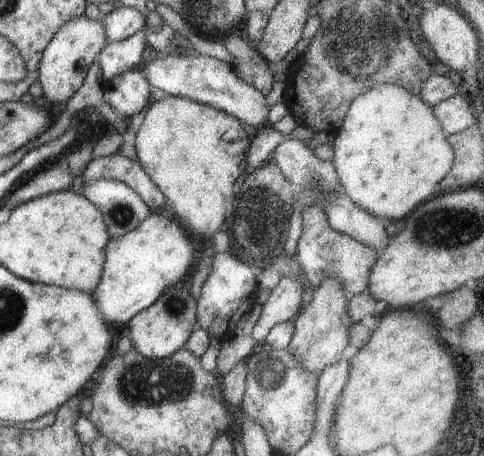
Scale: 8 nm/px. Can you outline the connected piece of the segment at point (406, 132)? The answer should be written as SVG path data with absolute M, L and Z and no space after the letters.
M383 83L373 86L371 89L368 89L365 94L357 97L348 108L345 118L343 119L343 124L338 132L336 132L335 137L336 139L331 144L331 146L334 147L334 158L332 158L331 162L336 170L336 175L338 176L339 184L341 185L340 188L350 198L350 201L353 204L366 210L371 216L384 220L386 223L402 220L406 214L420 205L420 202L435 197L436 184L440 184L453 166L454 156L452 146L447 142L447 136L443 132L439 121L436 119L433 108L421 100L420 94L411 94L407 89L392 85L391 83Z

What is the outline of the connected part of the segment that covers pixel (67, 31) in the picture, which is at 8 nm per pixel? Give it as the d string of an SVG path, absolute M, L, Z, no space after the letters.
M85 15L66 22L42 52L39 63L39 78L43 97L52 101L53 106L66 104L83 86L90 66L98 54L107 46L107 37L100 20L88 19Z

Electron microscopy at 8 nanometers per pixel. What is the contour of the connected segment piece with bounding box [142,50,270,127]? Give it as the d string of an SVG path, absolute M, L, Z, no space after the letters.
M191 50L179 55L155 55L152 61L146 62L146 68L142 72L149 86L159 88L166 93L166 96L185 97L199 104L213 107L248 126L268 125L267 115L270 106L266 103L266 97L243 82L230 64L217 58L202 56Z

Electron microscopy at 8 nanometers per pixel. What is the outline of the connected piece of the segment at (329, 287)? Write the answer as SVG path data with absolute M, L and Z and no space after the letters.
M337 278L326 280L313 290L309 306L302 309L292 321L295 330L286 350L309 372L319 376L328 366L337 364L343 358L342 352L349 346L349 329L352 324L347 314L347 302L348 298Z

